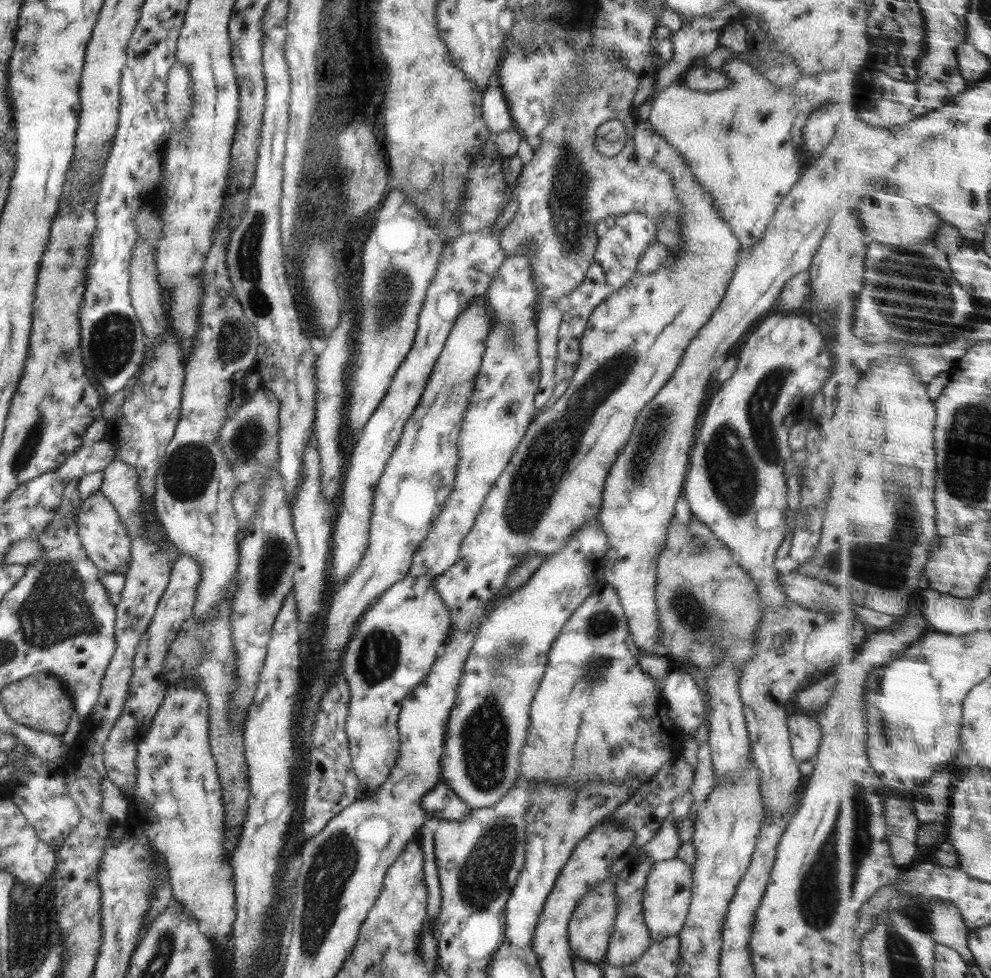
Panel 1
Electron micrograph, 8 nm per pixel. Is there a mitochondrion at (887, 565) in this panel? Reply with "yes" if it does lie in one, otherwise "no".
yes

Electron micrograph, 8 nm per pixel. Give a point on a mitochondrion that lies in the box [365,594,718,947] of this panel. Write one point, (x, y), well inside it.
(482, 877)

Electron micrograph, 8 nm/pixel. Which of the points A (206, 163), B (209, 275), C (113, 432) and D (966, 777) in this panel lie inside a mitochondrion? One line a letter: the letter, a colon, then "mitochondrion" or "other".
A: other
B: other
C: other
D: other

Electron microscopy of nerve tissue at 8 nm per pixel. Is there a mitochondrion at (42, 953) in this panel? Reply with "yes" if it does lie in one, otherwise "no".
no

